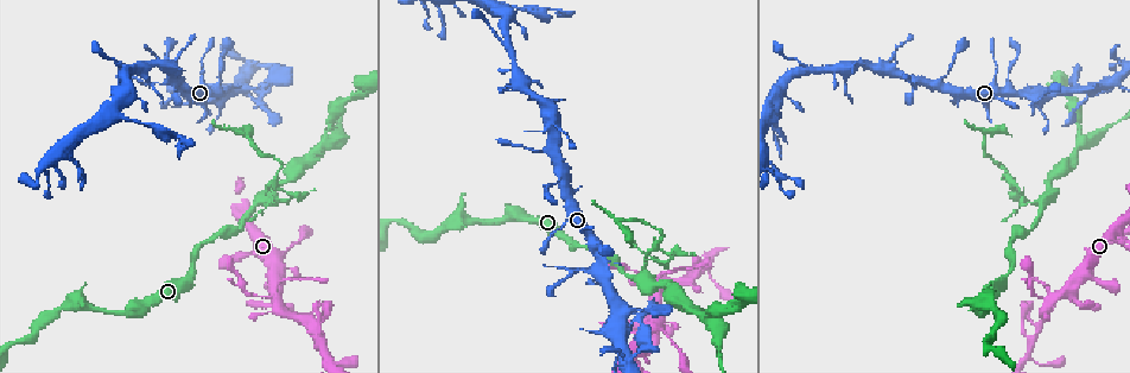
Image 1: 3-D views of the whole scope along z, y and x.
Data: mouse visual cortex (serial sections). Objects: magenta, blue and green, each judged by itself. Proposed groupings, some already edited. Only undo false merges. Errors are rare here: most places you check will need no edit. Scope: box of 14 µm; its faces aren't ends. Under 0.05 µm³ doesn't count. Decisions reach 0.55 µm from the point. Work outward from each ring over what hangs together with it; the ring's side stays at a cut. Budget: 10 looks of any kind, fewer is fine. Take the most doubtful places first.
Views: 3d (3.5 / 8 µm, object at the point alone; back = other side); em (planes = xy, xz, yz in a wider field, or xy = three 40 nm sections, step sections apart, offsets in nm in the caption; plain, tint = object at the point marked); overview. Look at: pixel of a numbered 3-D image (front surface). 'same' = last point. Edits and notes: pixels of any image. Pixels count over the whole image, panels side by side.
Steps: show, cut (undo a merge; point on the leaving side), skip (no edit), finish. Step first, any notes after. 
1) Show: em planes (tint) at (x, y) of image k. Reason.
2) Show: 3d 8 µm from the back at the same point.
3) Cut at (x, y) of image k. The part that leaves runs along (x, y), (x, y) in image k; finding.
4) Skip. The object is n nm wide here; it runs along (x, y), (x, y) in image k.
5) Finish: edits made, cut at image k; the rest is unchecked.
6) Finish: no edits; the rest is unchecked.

Show: 3d 3.5 µm at (1019, 203) of image 1. Arms part here.

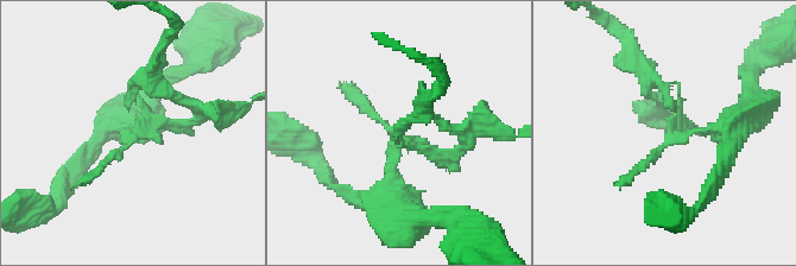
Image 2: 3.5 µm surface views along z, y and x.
Show: em xy step 3 (tint) at (136, 132) of image 2.

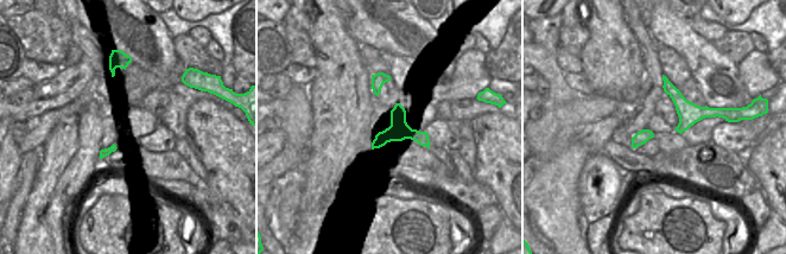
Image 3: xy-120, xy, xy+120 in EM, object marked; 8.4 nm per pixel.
Skip. The object is 180 nm wide here; it runs along (736, 124), (673, 134), (651, 76) in image 2; one cell here.

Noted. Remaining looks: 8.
Show: 3d 3.5 µm from the back at (1050, 301) of image 1. Abrupt turn.

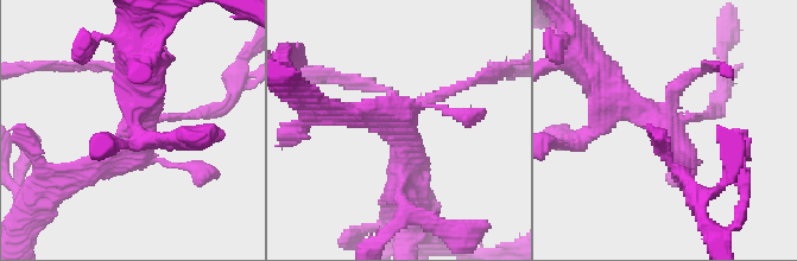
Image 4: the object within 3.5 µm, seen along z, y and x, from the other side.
Show: em xy step 3 (tint) at (399, 127) of image 4.

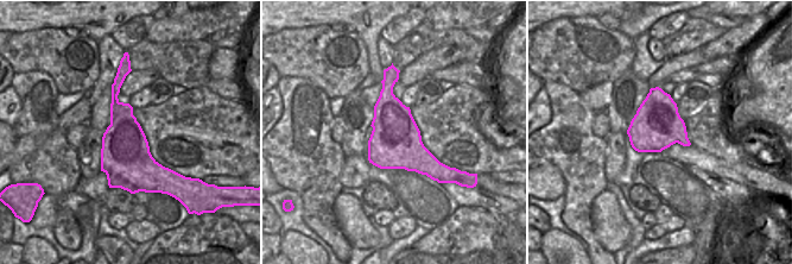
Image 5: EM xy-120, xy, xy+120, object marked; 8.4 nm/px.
Skip. It runs along (607, 87), (659, 123), (681, 174) in image 4; continuous, no second cell.

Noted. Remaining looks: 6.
Show: 3d 3.5 µm at (79, 304) of image 1. Abrupt turn.

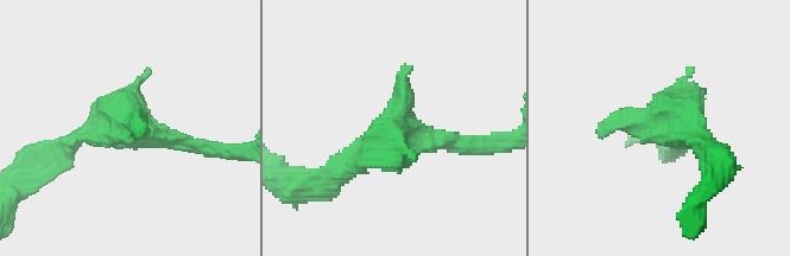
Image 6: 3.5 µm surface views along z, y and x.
Show: em xy step 2 (tint) at (679, 132) of image 6. Need the tissue.

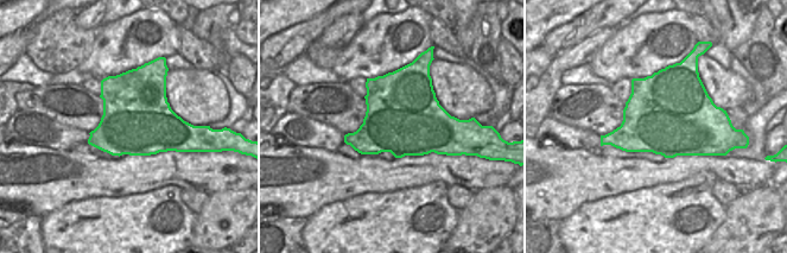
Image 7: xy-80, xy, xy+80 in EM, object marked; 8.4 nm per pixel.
Skip. Continuous, no second cell.

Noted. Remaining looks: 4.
Show: 3d 3.5 µm at (1037, 95) of image 1. Small branch off a trunk.

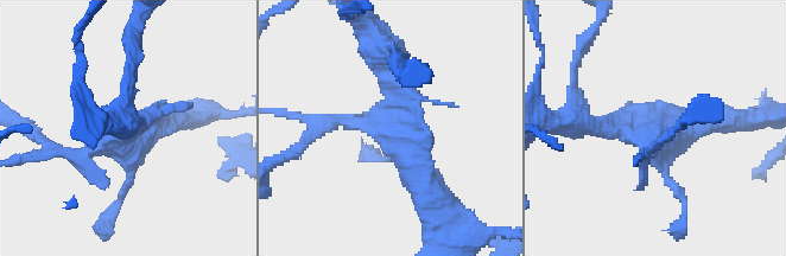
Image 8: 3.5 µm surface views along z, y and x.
Show: em xy step 2 (tint) at (385, 124) of image 8.

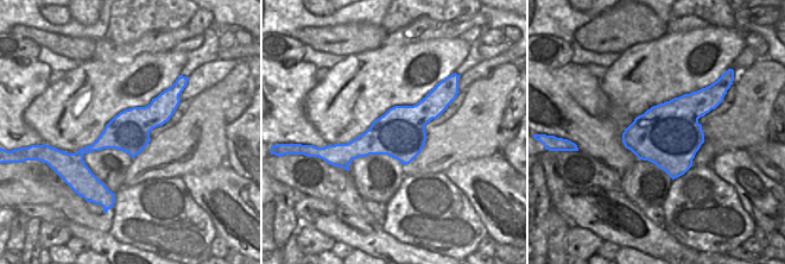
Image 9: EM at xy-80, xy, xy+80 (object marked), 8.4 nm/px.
Skip. It runs along (176, 94), (128, 131), (84, 150), (76, 164) in image 9; one cell here.

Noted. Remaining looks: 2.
Finish: no edits; the rest is unchecked.

